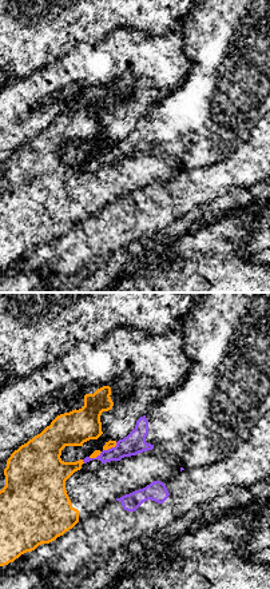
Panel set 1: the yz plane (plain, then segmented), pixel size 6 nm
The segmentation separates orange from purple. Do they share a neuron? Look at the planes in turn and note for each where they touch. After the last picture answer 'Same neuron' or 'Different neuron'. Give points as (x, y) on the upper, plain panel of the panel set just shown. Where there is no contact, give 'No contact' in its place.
Touches orange at (103, 150)

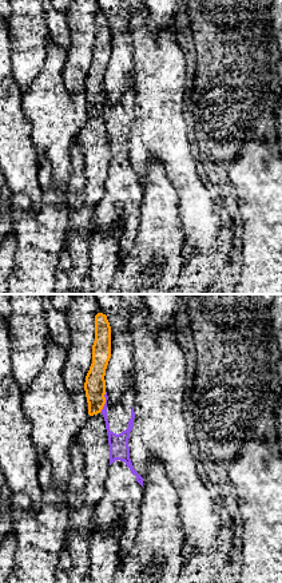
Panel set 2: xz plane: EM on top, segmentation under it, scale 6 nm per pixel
Touches orange at (104, 102)

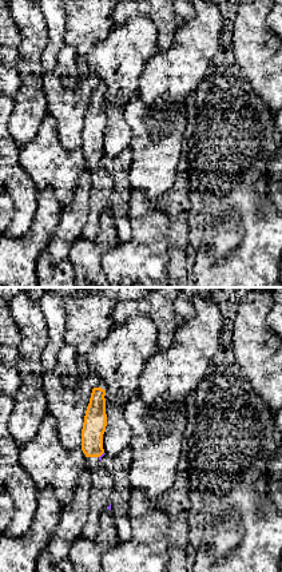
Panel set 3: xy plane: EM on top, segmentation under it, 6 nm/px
Touches orange at (102, 154)

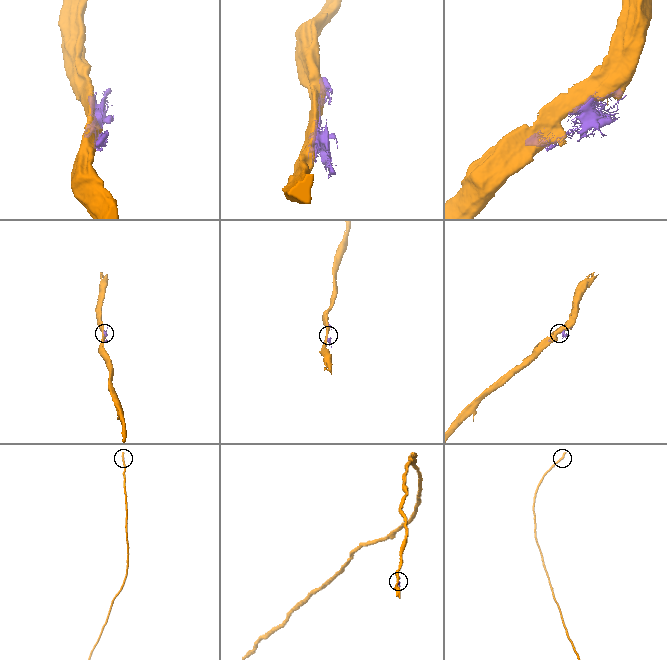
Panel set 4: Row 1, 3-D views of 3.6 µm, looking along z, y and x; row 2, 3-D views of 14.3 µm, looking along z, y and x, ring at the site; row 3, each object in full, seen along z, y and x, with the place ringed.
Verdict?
Different neuron

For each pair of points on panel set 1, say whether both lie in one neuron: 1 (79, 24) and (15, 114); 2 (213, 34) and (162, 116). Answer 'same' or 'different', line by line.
1: different
2: same

